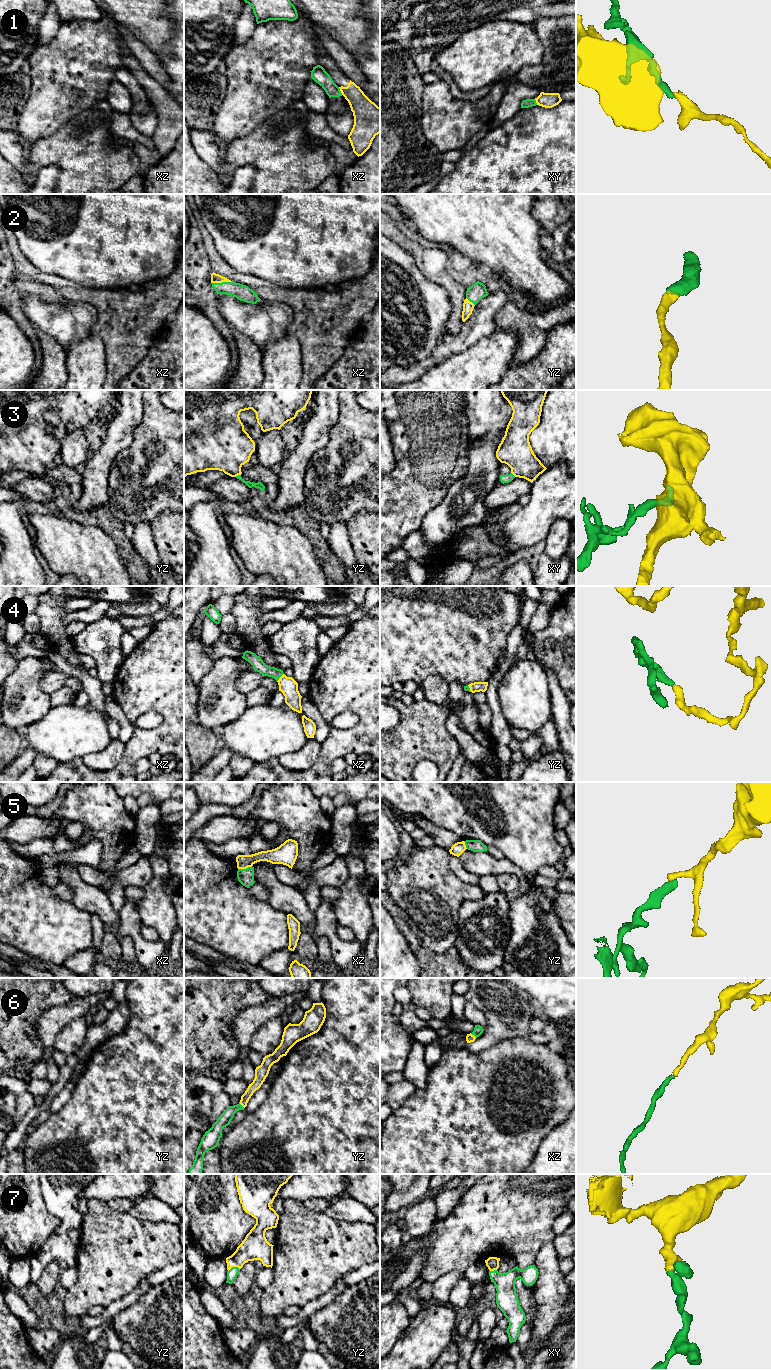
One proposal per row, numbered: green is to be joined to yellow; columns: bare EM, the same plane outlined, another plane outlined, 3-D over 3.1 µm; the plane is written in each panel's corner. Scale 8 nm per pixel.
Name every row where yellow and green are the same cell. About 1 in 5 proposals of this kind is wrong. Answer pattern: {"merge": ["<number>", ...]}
{"merge": ["2", "4", "6", "7"]}

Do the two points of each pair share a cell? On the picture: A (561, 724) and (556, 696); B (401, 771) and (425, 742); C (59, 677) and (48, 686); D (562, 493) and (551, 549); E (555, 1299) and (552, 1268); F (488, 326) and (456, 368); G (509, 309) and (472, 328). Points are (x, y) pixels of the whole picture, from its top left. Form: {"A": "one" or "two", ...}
{"A": "one", "B": "one", "C": "one", "D": "two", "E": "one", "F": "two", "G": "two"}

